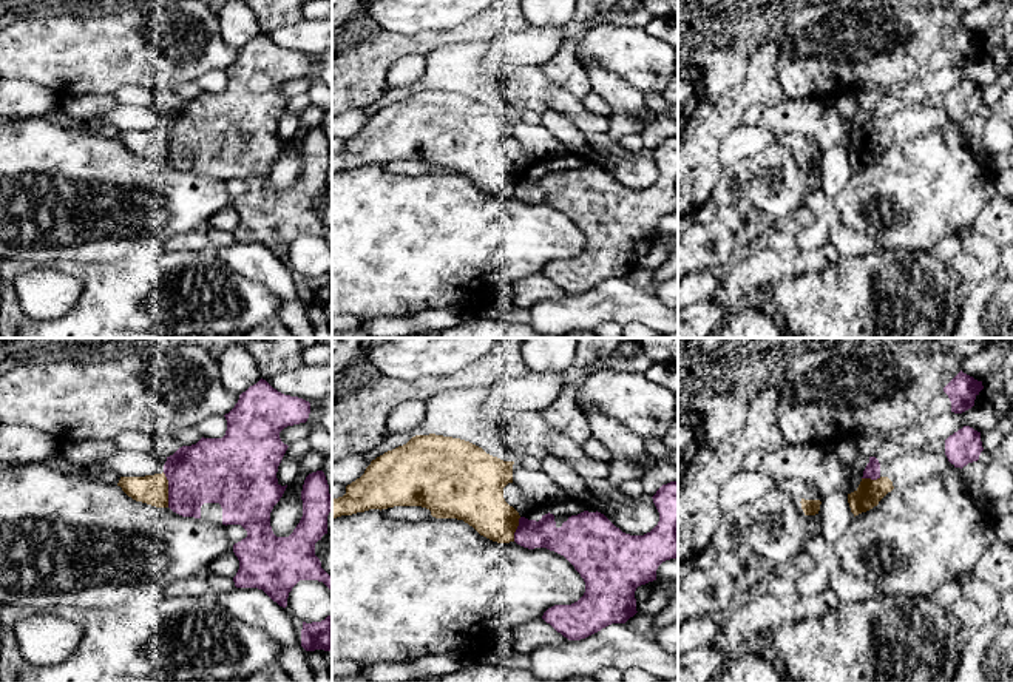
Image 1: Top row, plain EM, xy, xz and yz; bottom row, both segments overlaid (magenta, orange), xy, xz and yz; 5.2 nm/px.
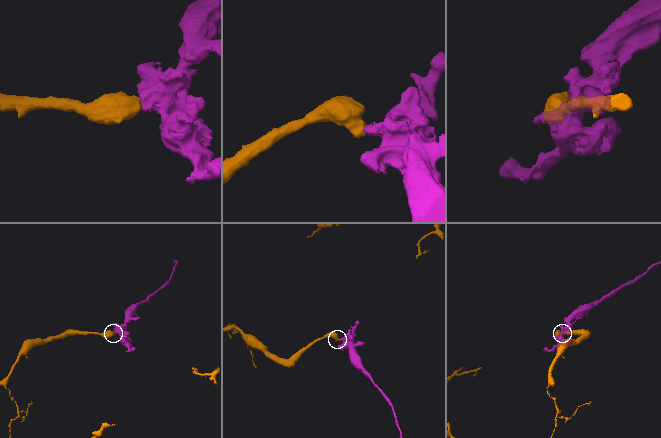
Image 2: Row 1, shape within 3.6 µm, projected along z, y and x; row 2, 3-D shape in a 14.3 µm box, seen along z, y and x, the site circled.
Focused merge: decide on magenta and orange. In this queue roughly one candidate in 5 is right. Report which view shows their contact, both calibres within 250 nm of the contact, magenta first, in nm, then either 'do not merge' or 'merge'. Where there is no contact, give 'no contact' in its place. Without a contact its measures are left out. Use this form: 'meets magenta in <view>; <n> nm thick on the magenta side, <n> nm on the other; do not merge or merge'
meets magenta in xy; 340 nm thick on the magenta side, 160 nm on the other; do not merge

